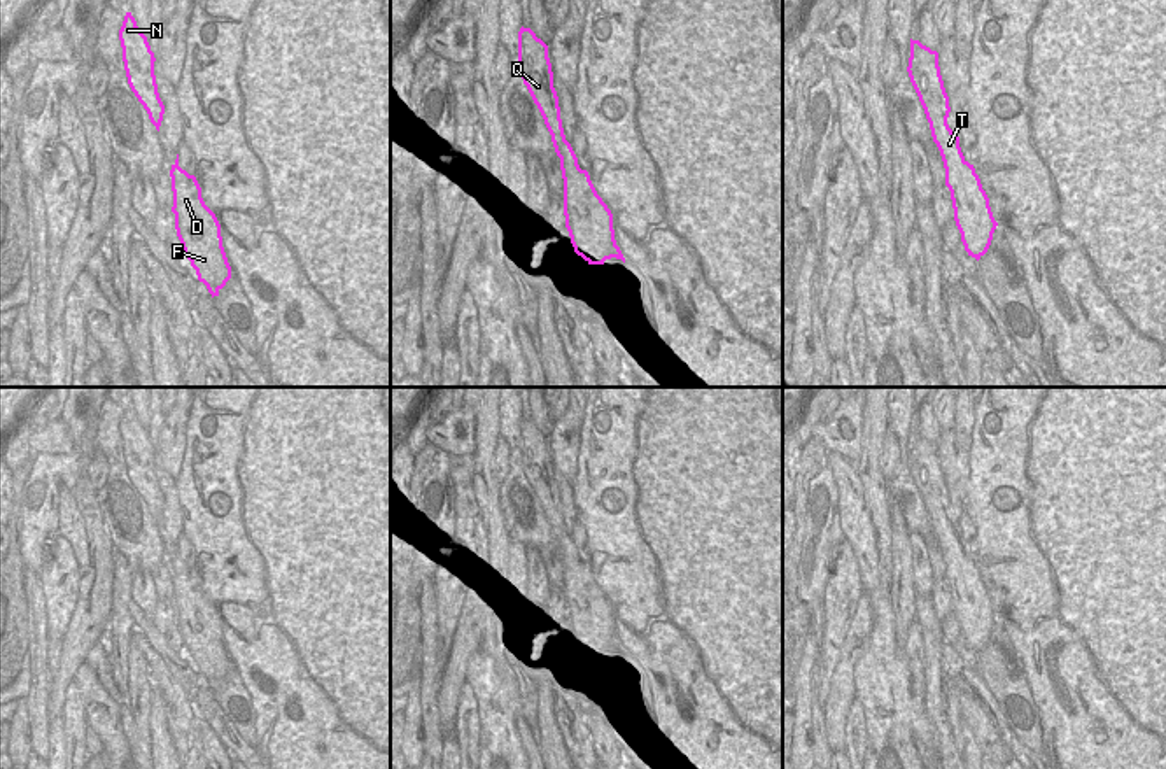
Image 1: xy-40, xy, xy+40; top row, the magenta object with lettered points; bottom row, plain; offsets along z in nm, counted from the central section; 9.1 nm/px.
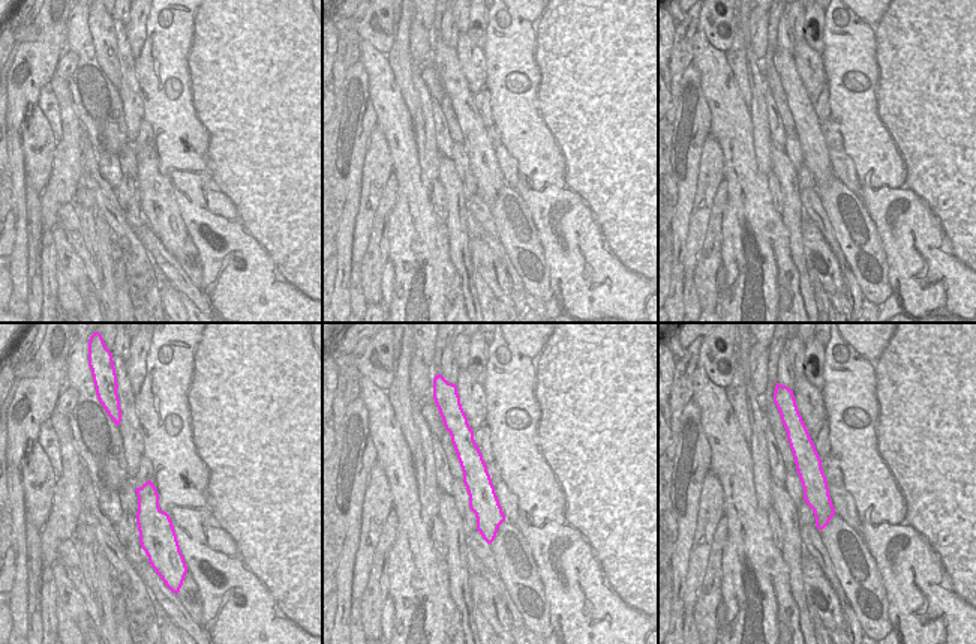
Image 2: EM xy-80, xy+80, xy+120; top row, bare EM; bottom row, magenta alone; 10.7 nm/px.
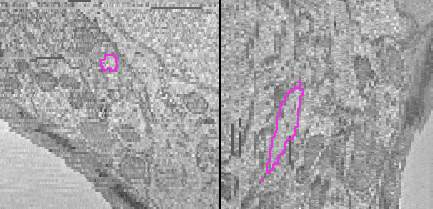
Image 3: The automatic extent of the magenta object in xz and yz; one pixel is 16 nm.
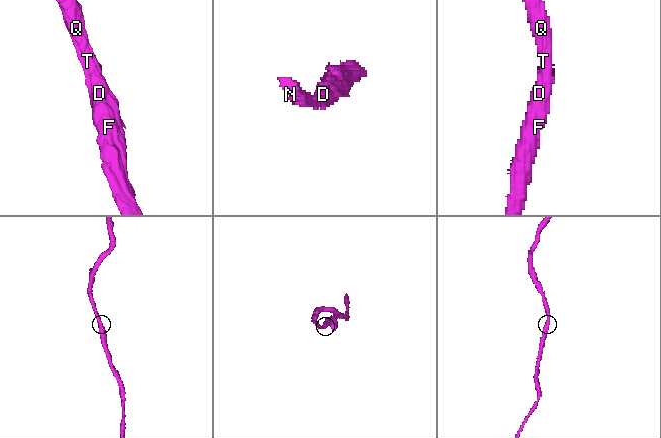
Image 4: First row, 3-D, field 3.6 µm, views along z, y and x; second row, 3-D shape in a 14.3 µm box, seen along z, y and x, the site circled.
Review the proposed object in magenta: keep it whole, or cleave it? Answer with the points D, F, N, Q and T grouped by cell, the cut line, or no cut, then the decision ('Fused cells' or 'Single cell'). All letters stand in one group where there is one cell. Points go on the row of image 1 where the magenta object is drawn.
Groups: D F N Q T. No split. Single cell.

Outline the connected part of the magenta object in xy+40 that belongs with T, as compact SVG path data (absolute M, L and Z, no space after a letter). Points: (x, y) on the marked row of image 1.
M910 39L907 72L944 161L945 186L951 191L961 242L968 256L979 261L987 252L998 222L973 165L961 152L959 137L947 124L951 107L940 75L938 53Z

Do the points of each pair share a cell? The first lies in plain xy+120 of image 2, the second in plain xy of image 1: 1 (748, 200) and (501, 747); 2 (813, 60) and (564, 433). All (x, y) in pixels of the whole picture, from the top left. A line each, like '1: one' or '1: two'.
1: one
2: one

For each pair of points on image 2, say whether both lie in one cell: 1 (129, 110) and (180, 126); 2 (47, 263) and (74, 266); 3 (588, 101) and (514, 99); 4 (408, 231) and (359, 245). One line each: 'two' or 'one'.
1: two
2: two
3: one
4: two

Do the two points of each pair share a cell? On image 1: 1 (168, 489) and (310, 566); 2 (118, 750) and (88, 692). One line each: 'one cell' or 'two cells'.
1: two cells
2: one cell

